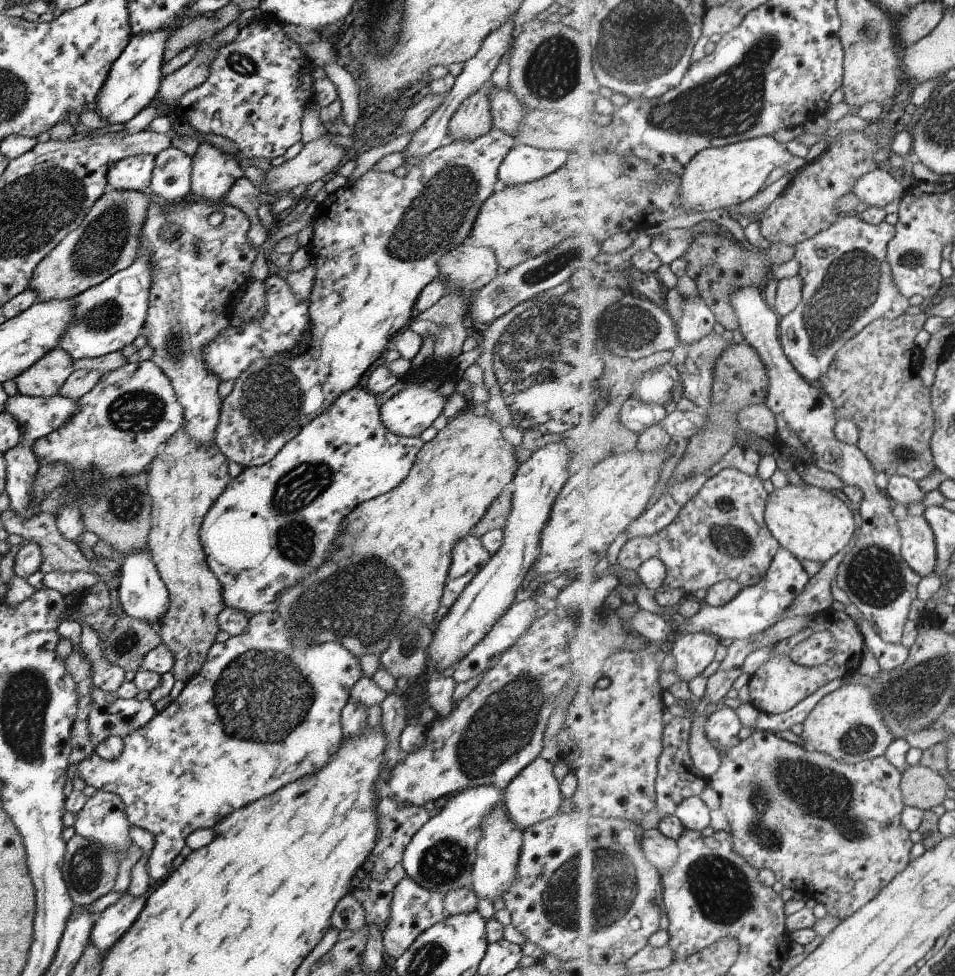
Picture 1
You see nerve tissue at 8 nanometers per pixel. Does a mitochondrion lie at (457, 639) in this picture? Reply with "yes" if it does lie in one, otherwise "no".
no

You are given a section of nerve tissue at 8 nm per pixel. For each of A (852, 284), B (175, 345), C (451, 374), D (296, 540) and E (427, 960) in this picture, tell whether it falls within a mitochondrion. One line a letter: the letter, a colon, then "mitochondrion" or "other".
A: mitochondrion
B: mitochondrion
C: other
D: mitochondrion
E: mitochondrion

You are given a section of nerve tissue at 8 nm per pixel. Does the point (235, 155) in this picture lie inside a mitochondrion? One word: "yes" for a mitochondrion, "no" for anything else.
no

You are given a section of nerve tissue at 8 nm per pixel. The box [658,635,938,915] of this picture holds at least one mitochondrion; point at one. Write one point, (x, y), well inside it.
(792, 788)

